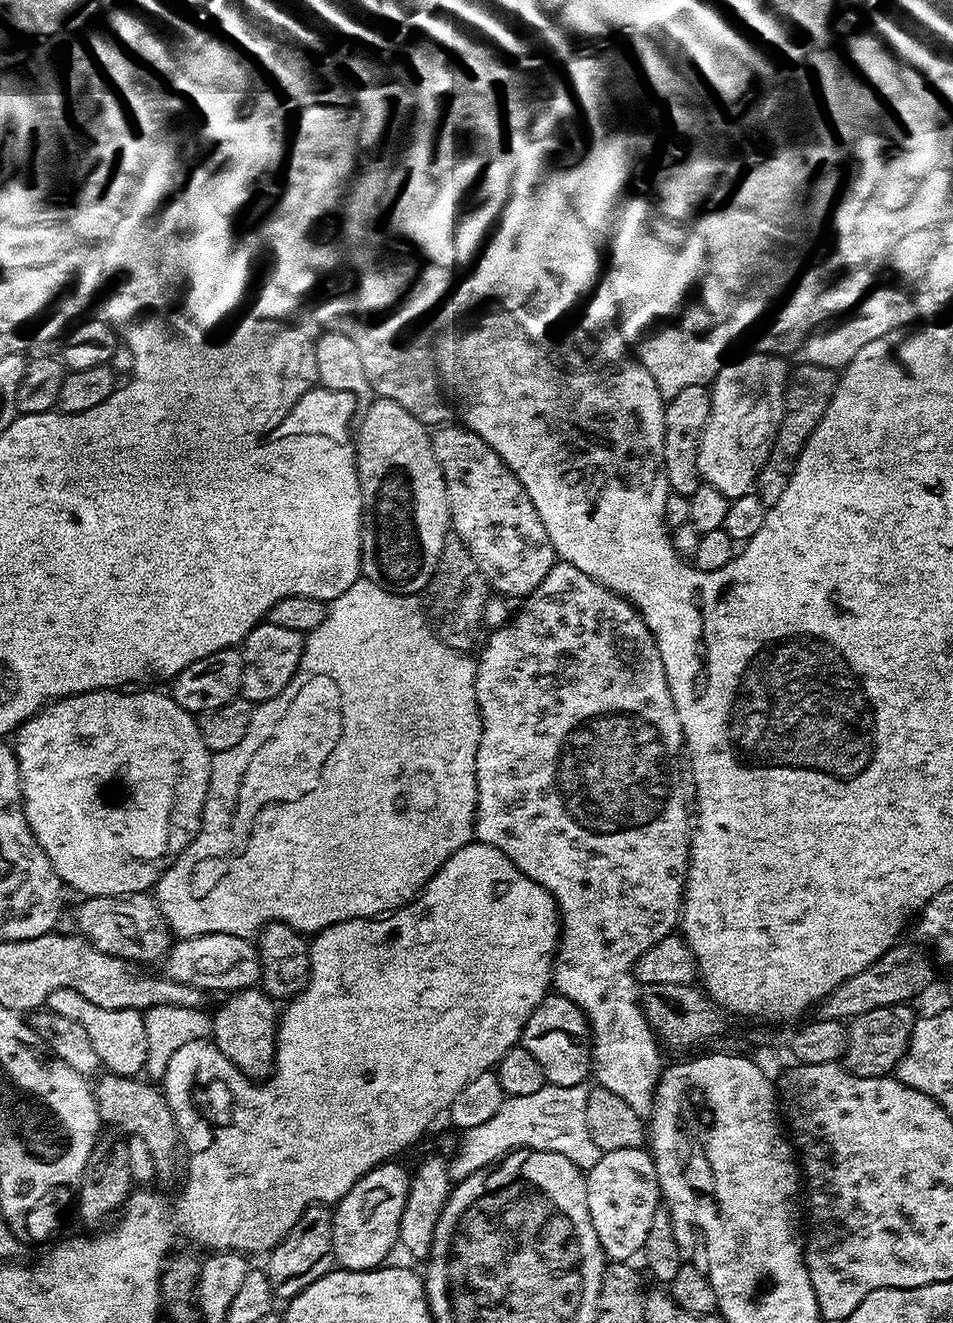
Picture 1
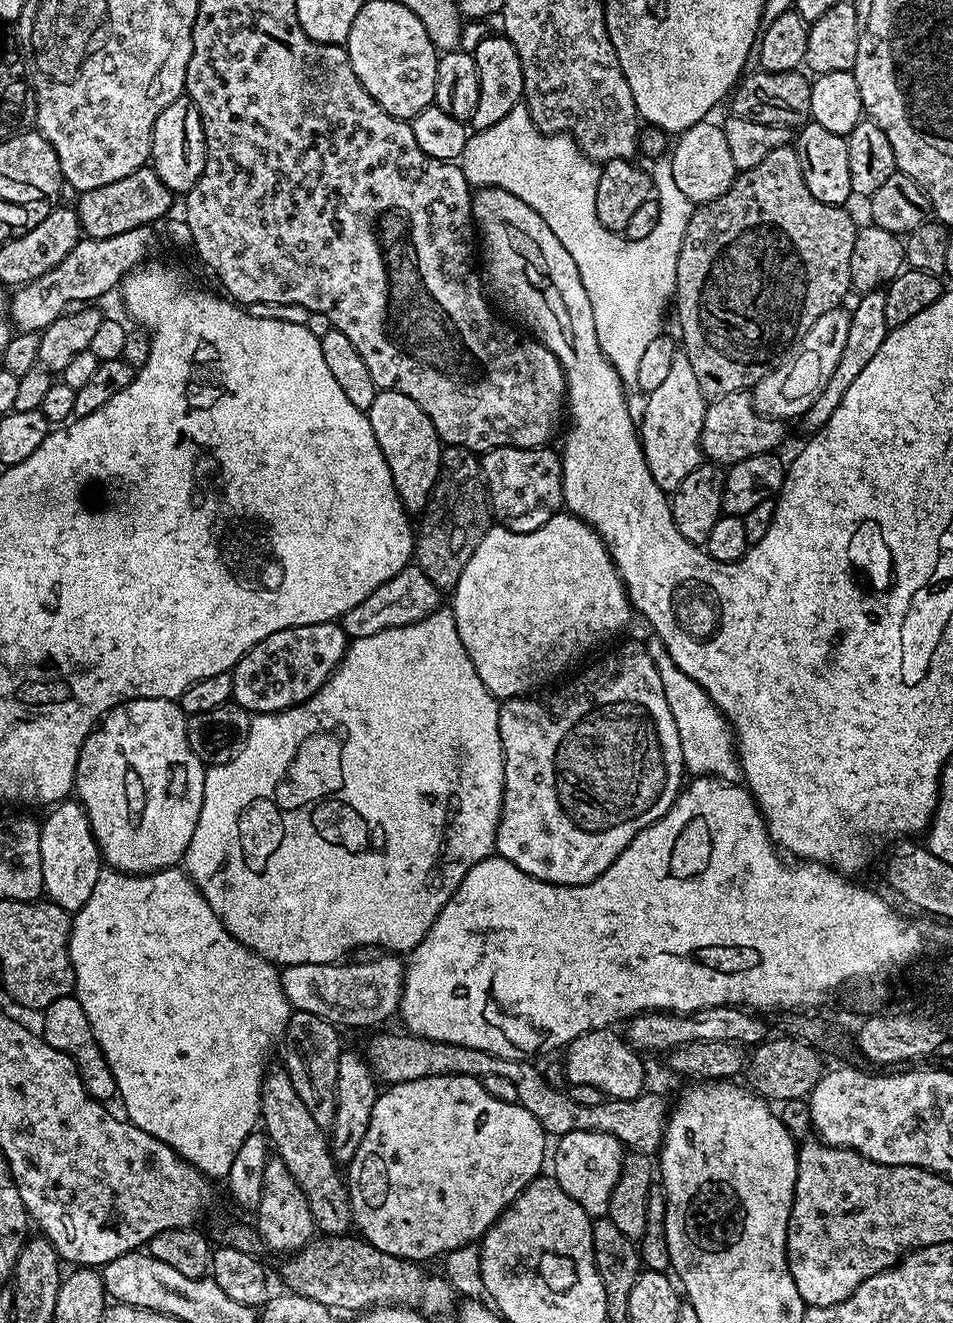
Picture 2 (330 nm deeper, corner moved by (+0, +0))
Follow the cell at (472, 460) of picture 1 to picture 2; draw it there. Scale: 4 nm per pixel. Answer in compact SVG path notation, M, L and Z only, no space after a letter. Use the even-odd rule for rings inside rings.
M548 446L543 448L491 448L490 451L480 456L480 469L484 472L484 484L488 487L488 503L491 515L495 519L497 516L500 519L497 521L512 532L533 532L534 530L538 530L538 526L550 522L550 518L561 511L564 503L564 491L562 490L562 478L564 475L562 474L559 455L555 451L552 453L550 449L551 447Z

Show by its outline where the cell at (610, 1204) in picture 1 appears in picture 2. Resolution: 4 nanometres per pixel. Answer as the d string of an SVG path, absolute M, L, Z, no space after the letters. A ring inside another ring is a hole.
M571 1132L555 1141L556 1153L551 1153L551 1175L586 1210L593 1218L604 1218L608 1215L608 1199L614 1190L614 1182L618 1182L620 1167L626 1155L626 1149L618 1138L605 1132Z

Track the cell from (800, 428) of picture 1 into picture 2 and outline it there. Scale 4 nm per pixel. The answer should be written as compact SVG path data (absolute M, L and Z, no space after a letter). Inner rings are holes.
M883 291L866 292L859 297L860 301L856 304L856 309L850 312L850 331L846 334L846 346L842 349L842 358L838 358L838 366L834 366L834 374L830 374L830 382L822 386L822 394L814 398L810 410L806 410L803 416L799 417L798 424L808 431L808 434L819 432L826 422L830 422L830 414L838 410L846 390L850 390L854 378L862 374L862 370L874 359L874 354L878 354L882 342L886 342L889 334L888 323L886 322L886 298Z

